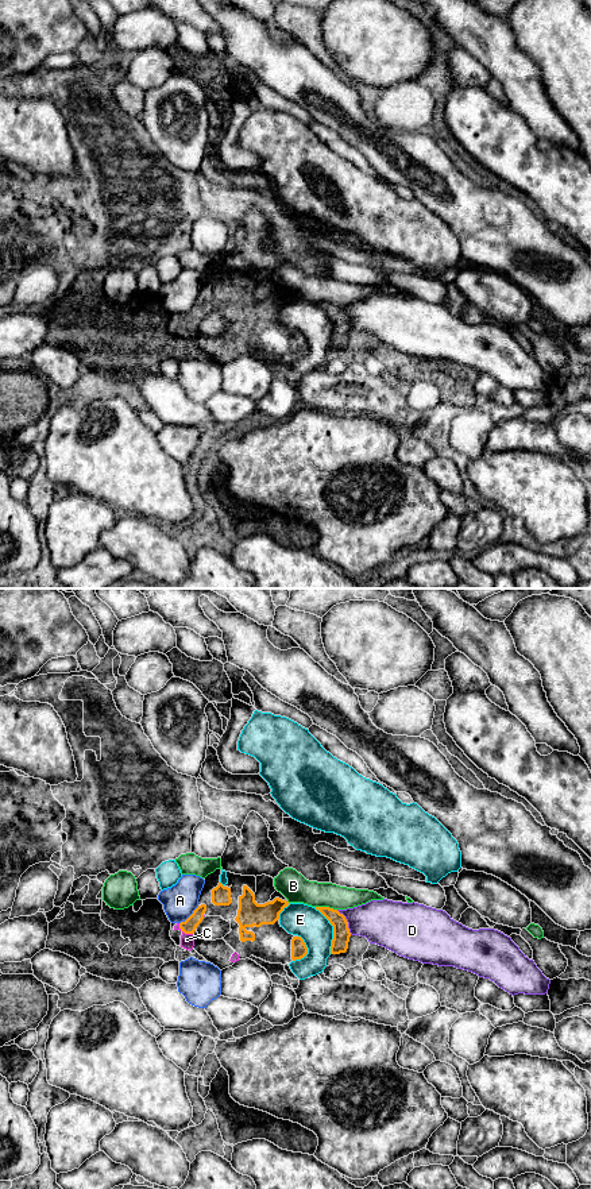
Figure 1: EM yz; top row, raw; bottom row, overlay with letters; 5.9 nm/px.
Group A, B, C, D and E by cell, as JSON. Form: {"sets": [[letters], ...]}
{"sets": [["A"], ["B"], ["C"], ["D"], ["E"]]}

